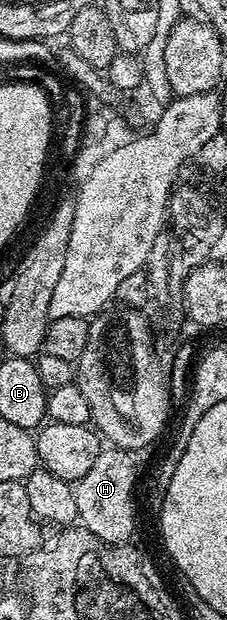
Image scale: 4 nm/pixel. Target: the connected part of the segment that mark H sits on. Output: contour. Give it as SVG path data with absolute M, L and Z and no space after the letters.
M101 447L94 466L74 484L79 523L107 544L131 541L136 528L136 460L132 456L135 455L127 448Z

